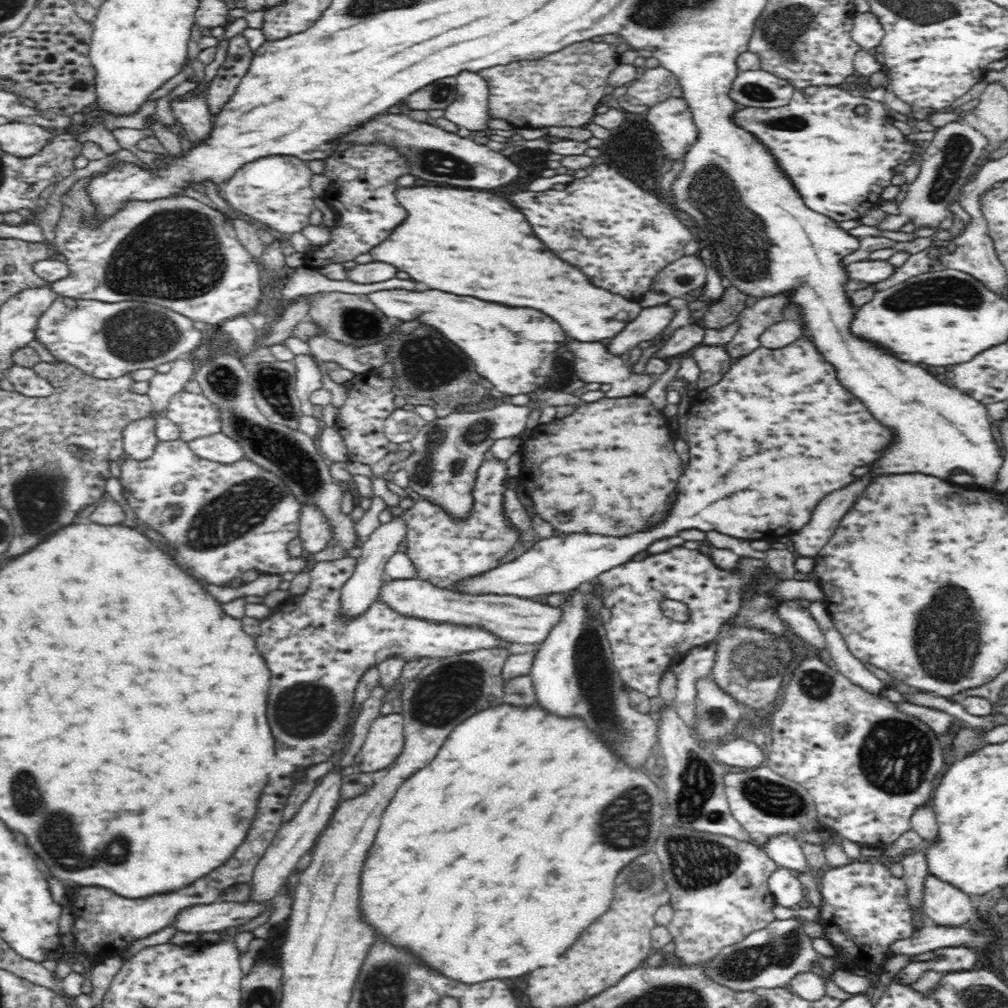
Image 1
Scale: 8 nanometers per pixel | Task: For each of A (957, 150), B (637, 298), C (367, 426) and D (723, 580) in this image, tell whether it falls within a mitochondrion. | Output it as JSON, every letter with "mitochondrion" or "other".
{"A":"mitochondrion","B":"other","C":"other","D":"other"}

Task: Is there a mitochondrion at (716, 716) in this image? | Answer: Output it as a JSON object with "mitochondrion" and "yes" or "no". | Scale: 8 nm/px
{"mitochondrion":"yes"}

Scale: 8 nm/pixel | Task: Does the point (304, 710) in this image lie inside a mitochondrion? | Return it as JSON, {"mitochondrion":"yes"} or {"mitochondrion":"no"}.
{"mitochondrion":"yes"}

